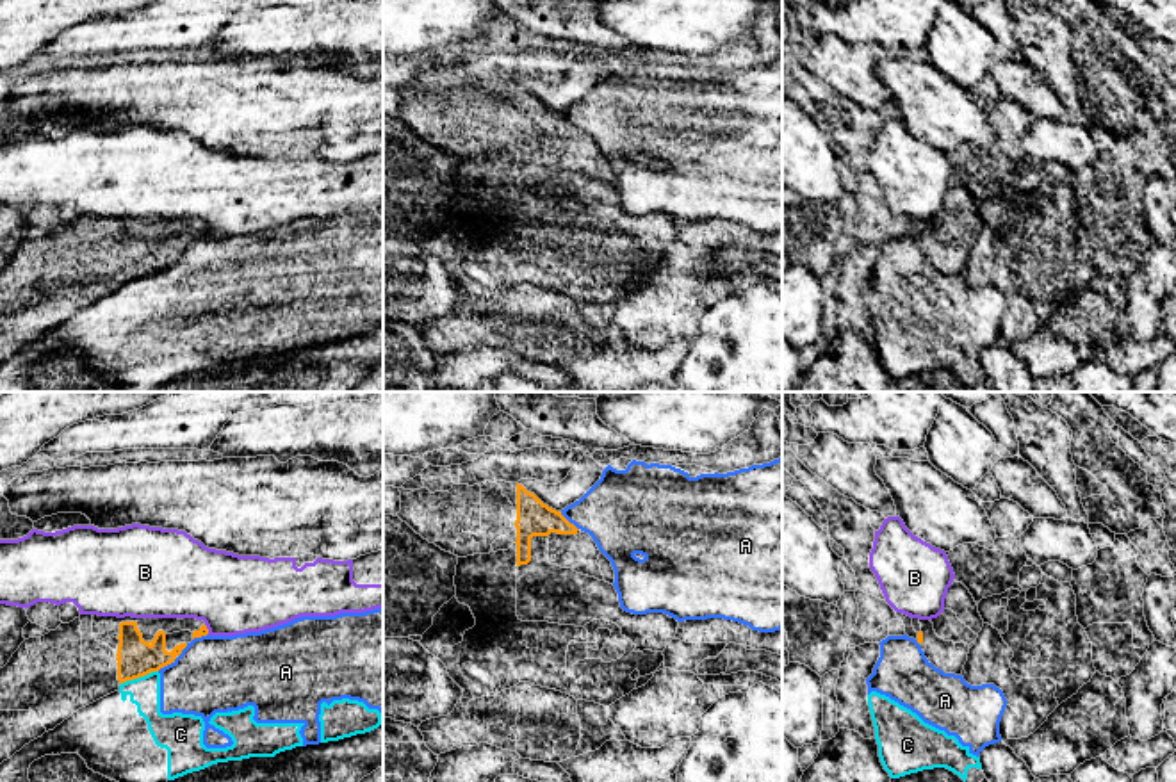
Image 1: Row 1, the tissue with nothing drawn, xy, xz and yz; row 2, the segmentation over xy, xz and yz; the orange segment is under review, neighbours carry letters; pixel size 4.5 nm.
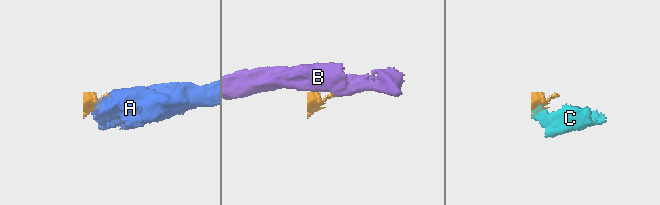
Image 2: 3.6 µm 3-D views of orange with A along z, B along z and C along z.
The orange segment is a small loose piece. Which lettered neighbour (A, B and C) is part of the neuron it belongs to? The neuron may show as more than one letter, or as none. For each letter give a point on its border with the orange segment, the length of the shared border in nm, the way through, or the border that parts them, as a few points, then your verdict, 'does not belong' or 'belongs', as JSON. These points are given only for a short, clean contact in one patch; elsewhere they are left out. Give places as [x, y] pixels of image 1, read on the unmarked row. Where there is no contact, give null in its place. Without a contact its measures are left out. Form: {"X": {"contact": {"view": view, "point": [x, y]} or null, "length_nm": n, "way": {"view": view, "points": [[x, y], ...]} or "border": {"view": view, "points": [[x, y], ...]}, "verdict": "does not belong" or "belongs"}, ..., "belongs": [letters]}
{"A": {"contact": {"view": "xy", "point": [173, 260]}, "length_nm": 190, "border": {"view": "xy", "points": [[187, 244], [177, 259], [157, 271]]}, "verdict": "does not belong"}, "B": {"contact": {"view": "xy", "point": [207, 230]}, "length_nm": 50, "verdict": "does not belong"}, "C": {"contact": {"view": "xy", "point": [138, 278]}, "length_nm": 190, "border": {"view": "xy", "points": [[157, 271], [120, 285]]}, "verdict": "does not belong"}, "belongs": []}

